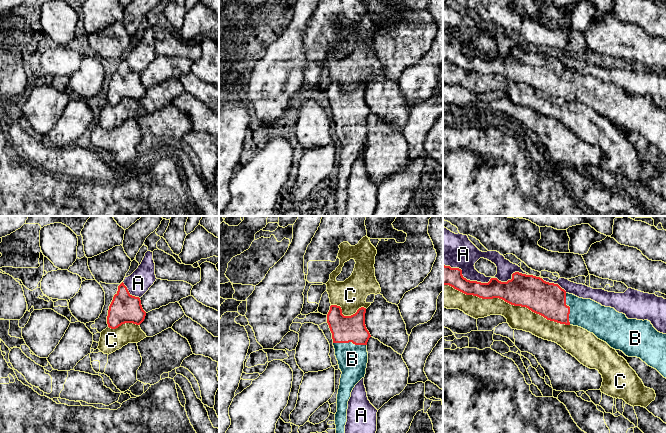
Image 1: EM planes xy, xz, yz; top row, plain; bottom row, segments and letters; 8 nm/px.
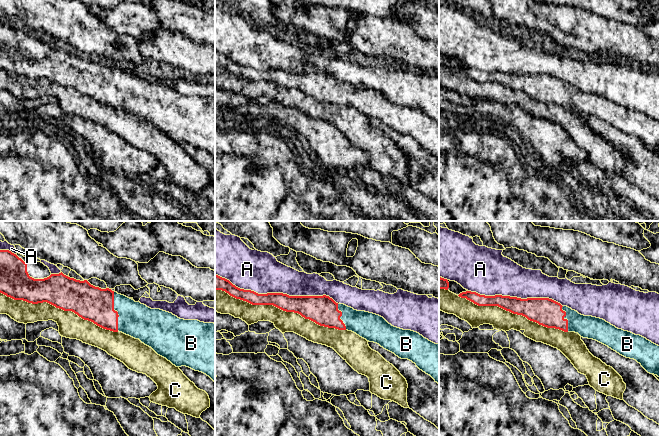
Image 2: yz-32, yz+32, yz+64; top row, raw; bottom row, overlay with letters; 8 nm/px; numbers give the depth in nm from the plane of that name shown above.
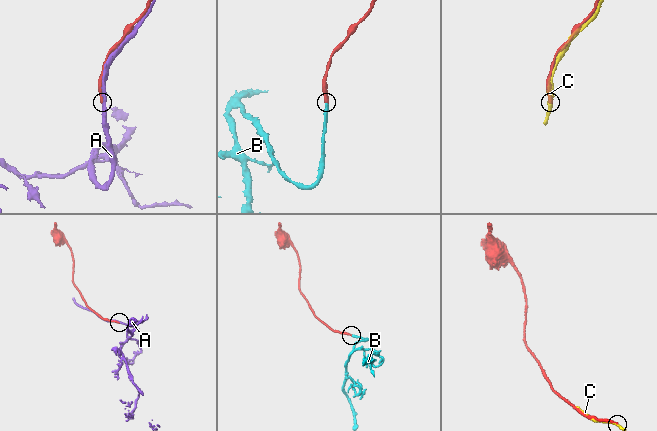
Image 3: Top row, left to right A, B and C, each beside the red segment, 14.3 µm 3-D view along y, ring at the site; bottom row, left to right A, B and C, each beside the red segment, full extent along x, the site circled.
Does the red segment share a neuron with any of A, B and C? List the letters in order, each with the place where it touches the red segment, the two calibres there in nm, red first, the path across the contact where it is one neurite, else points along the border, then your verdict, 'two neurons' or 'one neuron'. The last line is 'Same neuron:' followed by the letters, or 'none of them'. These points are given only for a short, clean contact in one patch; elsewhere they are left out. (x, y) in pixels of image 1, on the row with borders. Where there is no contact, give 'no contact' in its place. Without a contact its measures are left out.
A: yz (485, 283) | 200/170 nm | two neurons
B: xz (350, 341) | 220/240 nm | across xz (344, 329), (350, 335), (350, 341), (352, 359) | one neuron
C: yz (506, 301) | 260/190 nm | two neurons
Same neuron: B

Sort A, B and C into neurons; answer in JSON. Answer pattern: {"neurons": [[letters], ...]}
{"neurons": [["A"], ["B"], ["C"]]}

